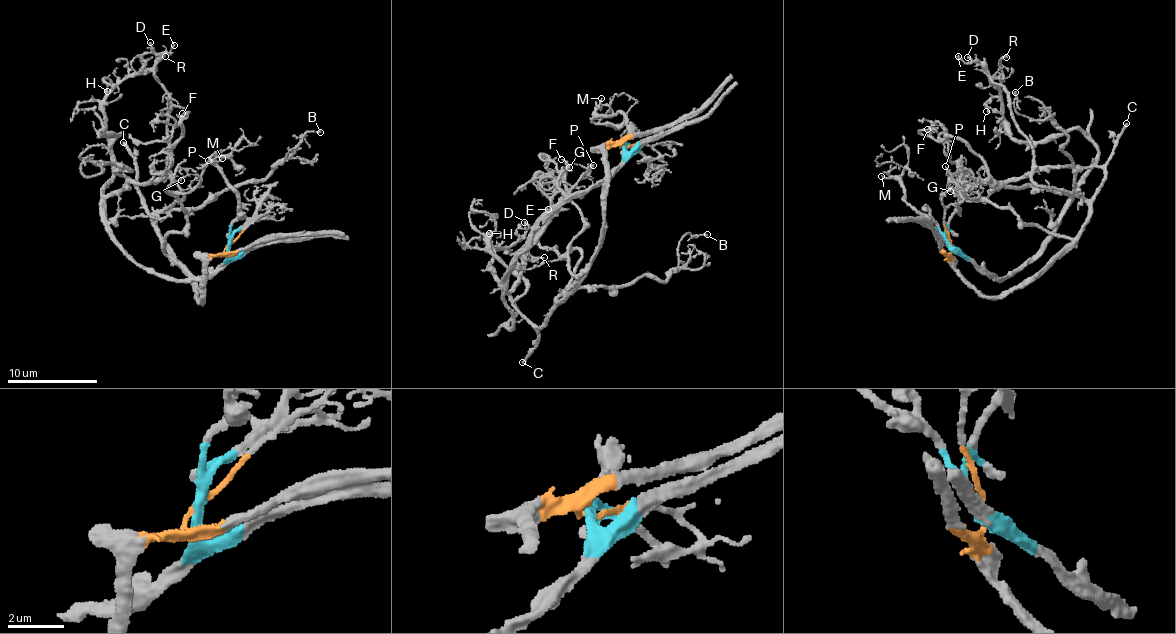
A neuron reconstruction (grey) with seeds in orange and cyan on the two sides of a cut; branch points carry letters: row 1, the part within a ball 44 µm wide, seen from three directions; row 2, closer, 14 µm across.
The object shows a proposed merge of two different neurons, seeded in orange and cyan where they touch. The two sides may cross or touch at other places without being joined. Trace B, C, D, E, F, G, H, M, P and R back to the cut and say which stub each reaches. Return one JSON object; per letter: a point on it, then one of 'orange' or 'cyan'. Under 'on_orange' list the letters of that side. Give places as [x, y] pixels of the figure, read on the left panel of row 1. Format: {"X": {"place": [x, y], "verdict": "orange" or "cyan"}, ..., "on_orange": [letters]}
{"B": {"place": [320, 132], "verdict": "orange"}, "C": {"place": [123, 142], "verdict": "orange"}, "D": {"place": [150, 42], "verdict": "orange"}, "E": {"place": [174, 45], "verdict": "orange"}, "F": {"place": [182, 113], "verdict": "cyan"}, "G": {"place": [181, 180], "verdict": "orange"}, "H": {"place": [107, 91], "verdict": "cyan"}, "M": {"place": [222, 158], "verdict": "cyan"}, "P": {"place": [208, 160], "verdict": "orange"}, "R": {"place": [165, 56], "verdict": "orange"}, "on_orange": ["B", "C", "D", "E", "G", "P", "R"]}

